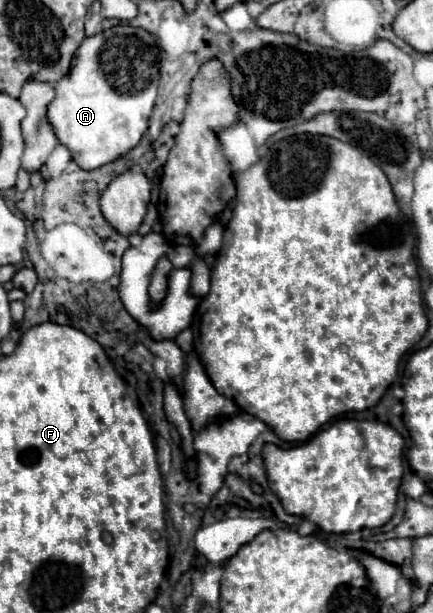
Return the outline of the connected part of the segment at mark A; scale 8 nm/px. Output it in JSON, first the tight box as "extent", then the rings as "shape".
{"extent":[48,25,160,169],"shape":[[[132,25],[110,27],[102,33],[86,37],[80,43],[76,57],[72,59],[70,73],[56,83],[56,97],[48,105],[48,121],[52,123],[58,141],[68,147],[72,159],[82,169],[98,169],[100,165],[118,159],[120,155],[128,153],[138,145],[140,137],[148,129],[148,117],[156,99],[160,79],[158,59],[160,49],[156,45],[156,39],[146,29]]]}

